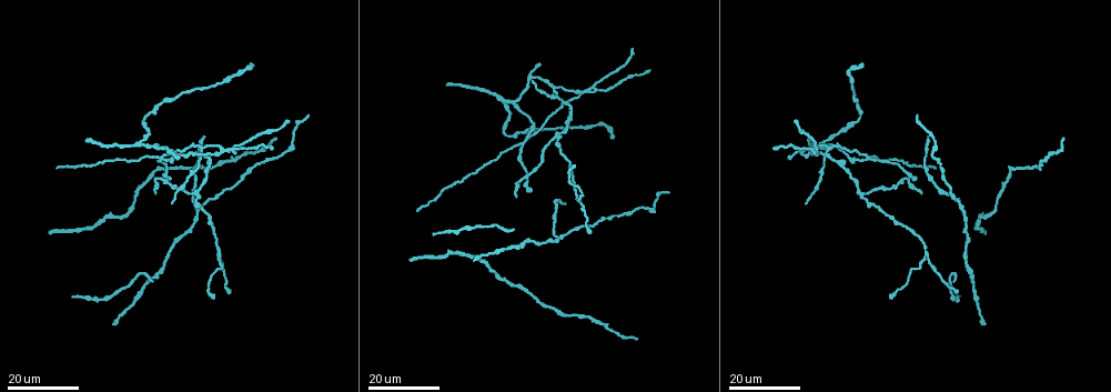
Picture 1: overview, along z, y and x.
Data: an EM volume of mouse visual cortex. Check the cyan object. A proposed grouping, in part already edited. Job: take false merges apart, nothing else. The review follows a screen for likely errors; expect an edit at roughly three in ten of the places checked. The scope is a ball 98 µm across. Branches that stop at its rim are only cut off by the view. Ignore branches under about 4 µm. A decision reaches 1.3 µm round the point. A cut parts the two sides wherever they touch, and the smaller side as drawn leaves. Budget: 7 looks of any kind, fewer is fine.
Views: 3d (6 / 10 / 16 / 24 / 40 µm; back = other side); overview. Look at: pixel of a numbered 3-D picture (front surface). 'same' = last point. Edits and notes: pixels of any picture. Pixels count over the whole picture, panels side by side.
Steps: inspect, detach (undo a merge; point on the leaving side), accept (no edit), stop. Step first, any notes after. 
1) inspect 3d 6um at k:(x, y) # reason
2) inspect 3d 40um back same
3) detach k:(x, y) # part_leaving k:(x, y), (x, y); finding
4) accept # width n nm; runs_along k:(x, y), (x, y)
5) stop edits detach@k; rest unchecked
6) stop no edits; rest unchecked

inspect 3d 16um at 1:(962, 211) # arms part here

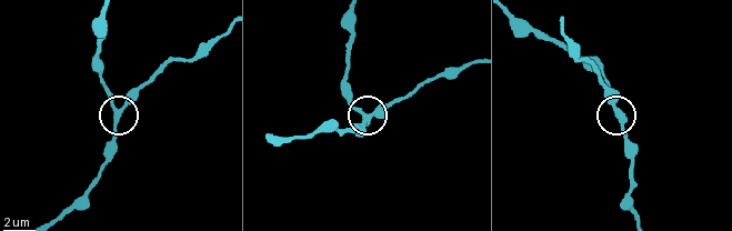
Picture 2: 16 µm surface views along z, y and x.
inspect 3d 10um at 2:(619, 114) # closer look

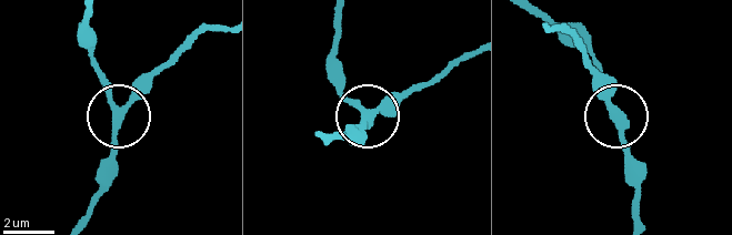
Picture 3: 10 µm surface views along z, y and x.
accept # arms 3; one cell here

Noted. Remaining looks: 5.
inspect 3d 16um at 1:(927, 252) # arms part here

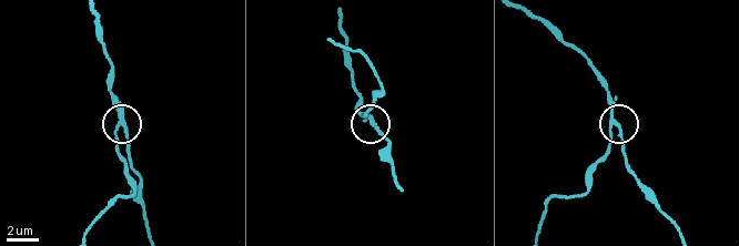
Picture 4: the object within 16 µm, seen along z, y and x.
inspect 3d 6um at 4:(120, 123)

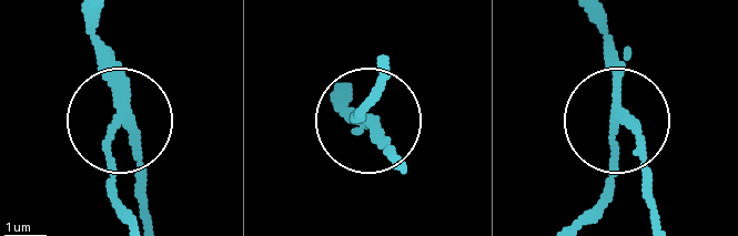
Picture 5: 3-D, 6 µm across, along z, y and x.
detach 5:(113, 185) # arms 3; two cells meet here

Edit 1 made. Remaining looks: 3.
inspect overview

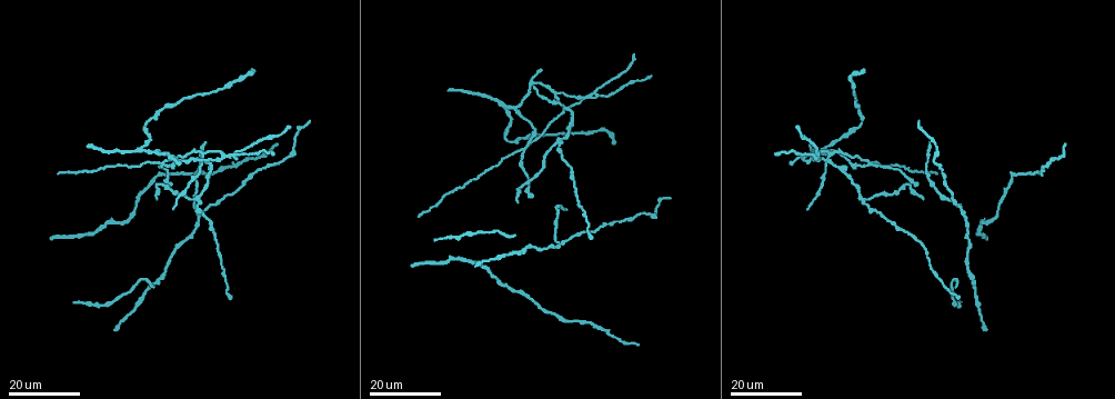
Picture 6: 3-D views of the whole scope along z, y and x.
inspect 3d 16um at 6:(864, 199) # arms part here

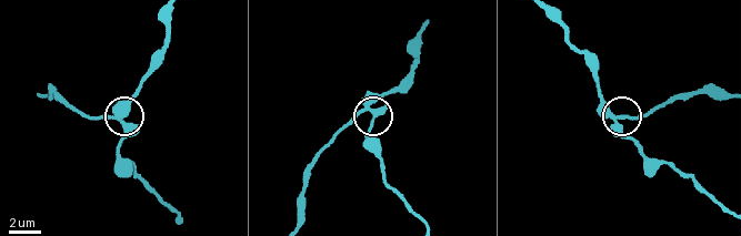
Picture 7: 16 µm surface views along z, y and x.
inspect 3d 10um at 7:(615, 116) # closer look

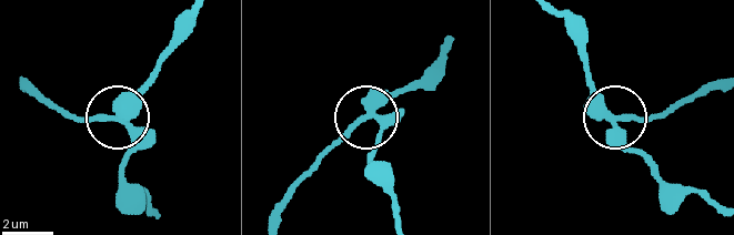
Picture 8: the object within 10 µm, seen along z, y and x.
accept # arms 3; runs_along 8:(551, 11), (607, 112), (663, 119); all the same cell

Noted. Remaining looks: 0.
stop edits detach@5; rest unchecked

